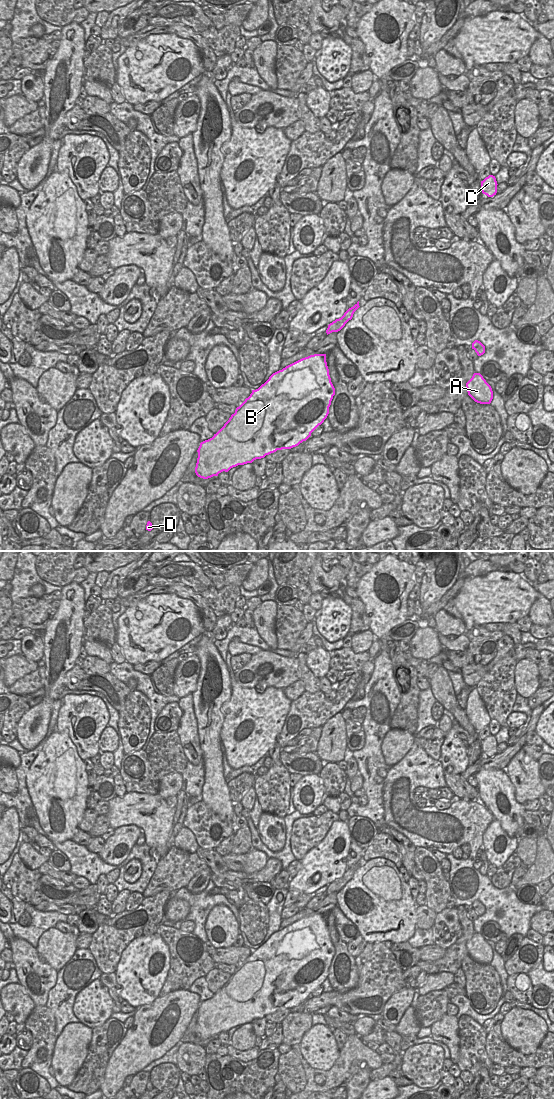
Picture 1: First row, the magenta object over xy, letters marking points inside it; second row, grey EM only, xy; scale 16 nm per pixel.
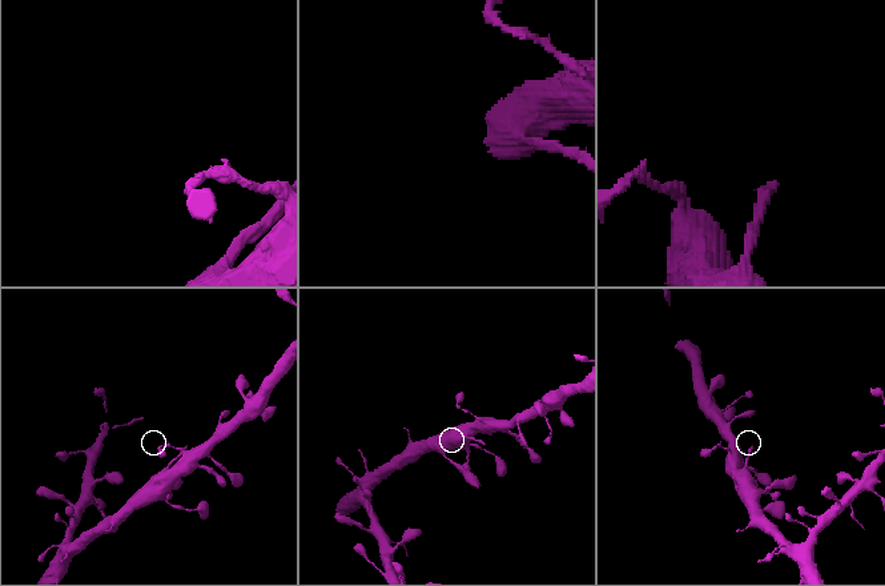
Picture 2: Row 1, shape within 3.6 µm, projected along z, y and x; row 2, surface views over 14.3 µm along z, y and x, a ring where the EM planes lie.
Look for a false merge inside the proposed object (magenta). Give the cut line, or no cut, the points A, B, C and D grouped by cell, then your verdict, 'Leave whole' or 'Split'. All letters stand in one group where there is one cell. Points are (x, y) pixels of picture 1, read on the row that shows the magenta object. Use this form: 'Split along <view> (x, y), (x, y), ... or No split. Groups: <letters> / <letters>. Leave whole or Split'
No split. Groups: A B C D. Leave whole

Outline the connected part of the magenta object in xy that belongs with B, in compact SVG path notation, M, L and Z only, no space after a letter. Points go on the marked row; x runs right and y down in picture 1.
M314 354L308 357L302 358L282 370L279 370L273 373L269 379L262 384L258 389L252 390L252 393L245 401L236 408L235 413L231 415L229 420L224 424L224 426L216 433L214 436L208 440L205 440L200 443L200 446L197 450L198 458L195 467L195 473L198 477L203 479L208 479L213 476L218 476L219 473L225 471L228 472L231 468L236 467L238 465L244 465L247 463L252 463L256 459L264 458L266 455L276 452L277 450L282 449L291 449L293 447L298 446L303 441L306 441L311 433L321 425L324 420L327 418L329 414L329 407L331 405L331 401L333 396L335 395L335 388L331 382L331 378L329 375L329 369L326 362L326 354Z

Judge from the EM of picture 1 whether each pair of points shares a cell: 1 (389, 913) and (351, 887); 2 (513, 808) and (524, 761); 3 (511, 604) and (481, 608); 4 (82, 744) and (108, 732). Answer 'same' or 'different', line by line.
1: same
2: different
3: same
4: different

